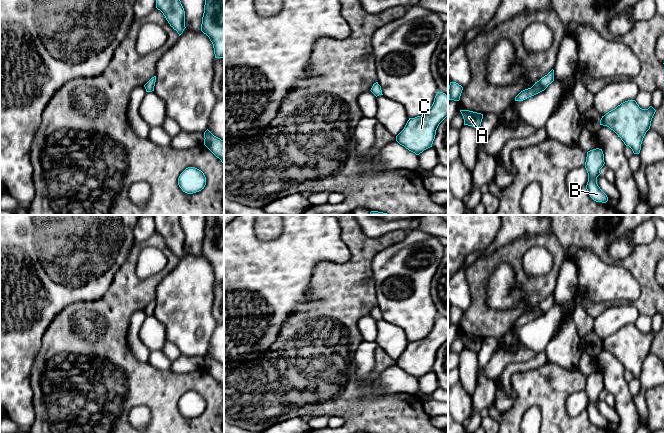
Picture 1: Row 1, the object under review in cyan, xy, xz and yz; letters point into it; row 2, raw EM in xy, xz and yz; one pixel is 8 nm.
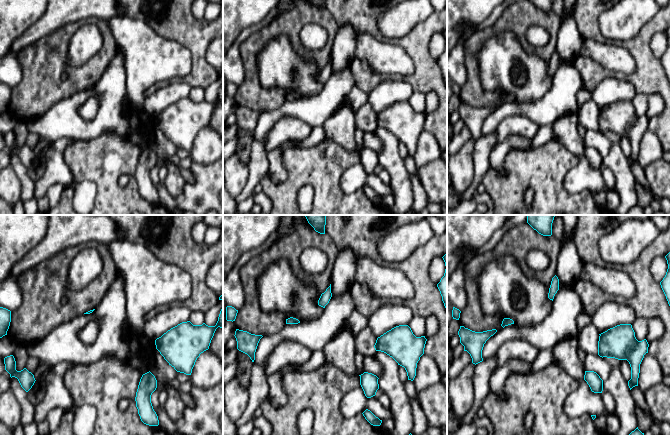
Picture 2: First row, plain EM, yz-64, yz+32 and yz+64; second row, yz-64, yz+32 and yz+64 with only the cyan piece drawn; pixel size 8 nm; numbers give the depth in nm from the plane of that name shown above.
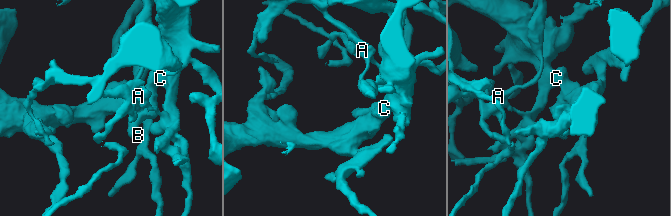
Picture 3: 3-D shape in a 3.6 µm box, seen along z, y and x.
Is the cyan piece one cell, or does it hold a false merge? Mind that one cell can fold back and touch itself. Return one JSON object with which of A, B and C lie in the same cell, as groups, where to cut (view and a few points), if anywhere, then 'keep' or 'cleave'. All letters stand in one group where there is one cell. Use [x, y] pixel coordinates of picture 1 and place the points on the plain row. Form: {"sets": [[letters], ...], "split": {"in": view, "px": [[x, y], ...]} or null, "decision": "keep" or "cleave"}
{"sets": [["A"], ["B", "C"]], "split": {"in": "yz", "px": [[548, 298], [542, 305], [545, 310]]}, "decision": "cleave"}

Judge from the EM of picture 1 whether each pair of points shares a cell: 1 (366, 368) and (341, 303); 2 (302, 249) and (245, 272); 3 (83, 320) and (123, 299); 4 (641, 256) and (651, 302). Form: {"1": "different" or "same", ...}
{"1": "different", "2": "same", "3": "same", "4": "same"}

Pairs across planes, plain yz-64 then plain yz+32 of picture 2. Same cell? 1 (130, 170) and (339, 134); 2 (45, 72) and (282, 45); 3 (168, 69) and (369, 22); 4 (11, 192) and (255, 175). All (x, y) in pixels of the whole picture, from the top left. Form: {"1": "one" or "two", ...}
{"1": "two", "2": "two", "3": "two", "4": "two"}

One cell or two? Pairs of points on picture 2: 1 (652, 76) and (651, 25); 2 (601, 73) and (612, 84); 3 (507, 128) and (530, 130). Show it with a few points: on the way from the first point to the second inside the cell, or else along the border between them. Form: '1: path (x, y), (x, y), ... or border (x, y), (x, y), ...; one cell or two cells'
1: path (646, 63), (644, 59), (644, 38); one cell
2: border (613, 74), (605, 77), (591, 92); two cells
3: path (513, 128), (524, 128); one cell

